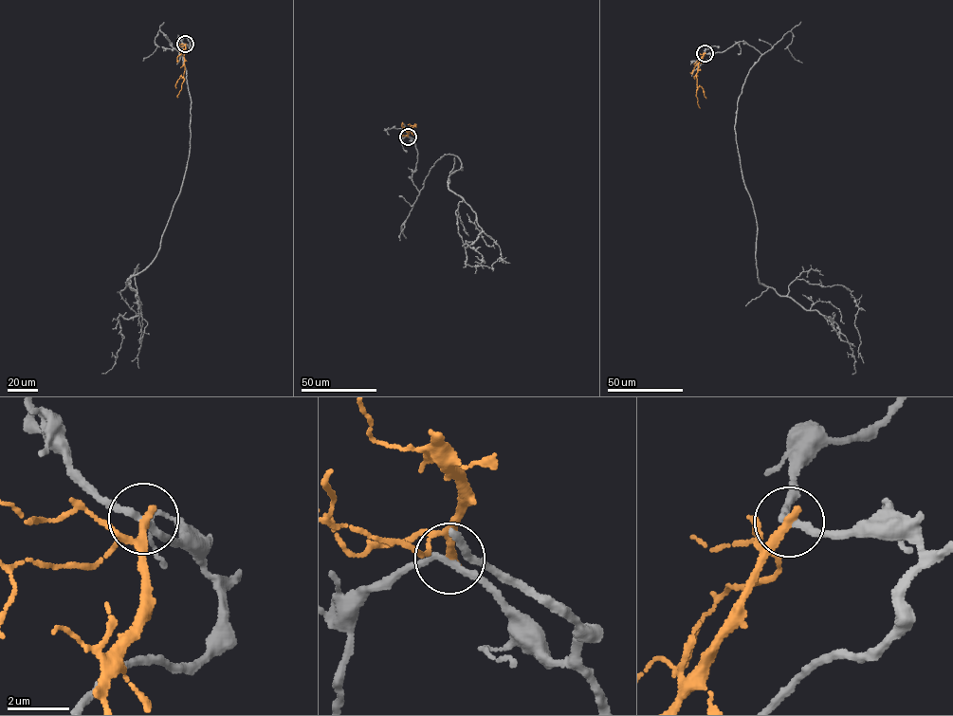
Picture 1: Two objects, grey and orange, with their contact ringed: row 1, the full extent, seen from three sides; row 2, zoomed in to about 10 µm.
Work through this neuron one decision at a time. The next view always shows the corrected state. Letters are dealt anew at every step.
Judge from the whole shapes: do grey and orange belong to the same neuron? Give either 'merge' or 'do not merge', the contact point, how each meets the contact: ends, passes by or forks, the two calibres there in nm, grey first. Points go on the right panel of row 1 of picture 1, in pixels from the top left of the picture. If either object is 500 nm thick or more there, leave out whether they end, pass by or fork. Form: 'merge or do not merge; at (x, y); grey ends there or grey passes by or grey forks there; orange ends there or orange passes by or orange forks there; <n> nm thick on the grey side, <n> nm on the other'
do not merge; at (705, 53); grey passes by; orange ends there; 200 nm thick on the grey side, 320 nm on the other

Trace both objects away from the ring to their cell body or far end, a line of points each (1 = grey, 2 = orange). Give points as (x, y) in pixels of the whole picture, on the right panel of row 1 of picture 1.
1: (705, 53), (740, 41), (761, 54), (735, 127), (760, 283), (848, 288), (864, 362)
2: (705, 53), (696, 74), (700, 108)

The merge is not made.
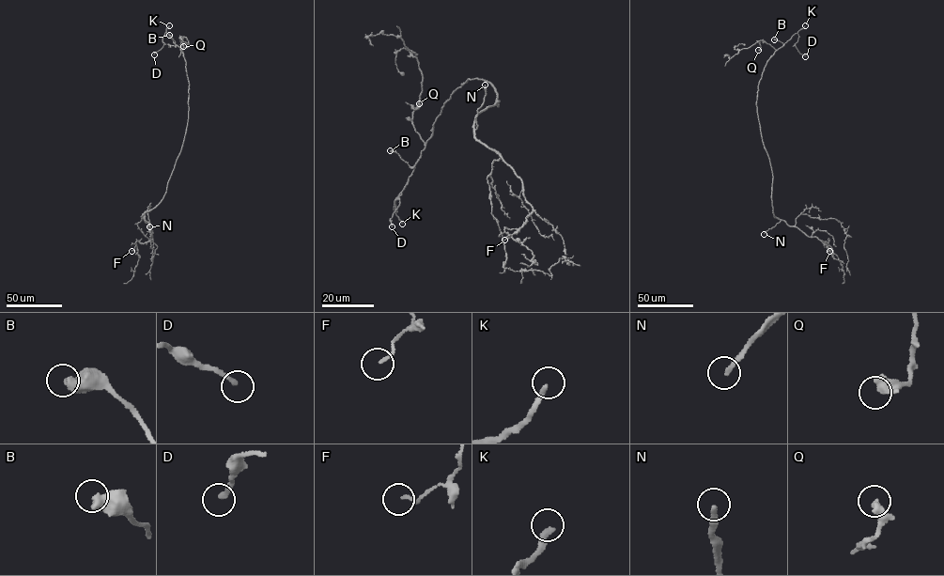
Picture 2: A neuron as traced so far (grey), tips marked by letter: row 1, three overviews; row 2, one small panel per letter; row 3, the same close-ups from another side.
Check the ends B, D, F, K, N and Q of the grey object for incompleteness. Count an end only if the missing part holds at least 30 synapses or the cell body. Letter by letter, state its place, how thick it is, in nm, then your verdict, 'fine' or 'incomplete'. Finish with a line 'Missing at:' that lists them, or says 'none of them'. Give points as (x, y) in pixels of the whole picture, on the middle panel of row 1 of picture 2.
B: (390, 150) | 600 nm | fine
D: (392, 226) | 200 nm | fine
F: (504, 240) | 130 nm | fine
K: (402, 224) | 240 nm | incomplete
N: (485, 85) | 200 nm | incomplete
Q: (419, 103) | 480 nm | fine
Missing at: K, N

